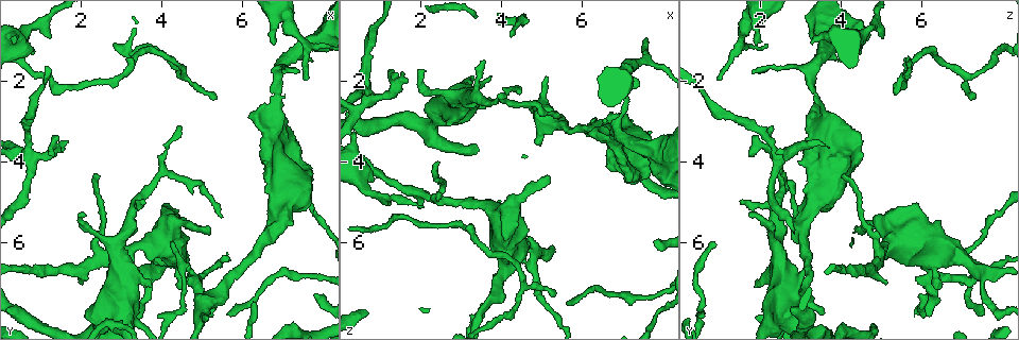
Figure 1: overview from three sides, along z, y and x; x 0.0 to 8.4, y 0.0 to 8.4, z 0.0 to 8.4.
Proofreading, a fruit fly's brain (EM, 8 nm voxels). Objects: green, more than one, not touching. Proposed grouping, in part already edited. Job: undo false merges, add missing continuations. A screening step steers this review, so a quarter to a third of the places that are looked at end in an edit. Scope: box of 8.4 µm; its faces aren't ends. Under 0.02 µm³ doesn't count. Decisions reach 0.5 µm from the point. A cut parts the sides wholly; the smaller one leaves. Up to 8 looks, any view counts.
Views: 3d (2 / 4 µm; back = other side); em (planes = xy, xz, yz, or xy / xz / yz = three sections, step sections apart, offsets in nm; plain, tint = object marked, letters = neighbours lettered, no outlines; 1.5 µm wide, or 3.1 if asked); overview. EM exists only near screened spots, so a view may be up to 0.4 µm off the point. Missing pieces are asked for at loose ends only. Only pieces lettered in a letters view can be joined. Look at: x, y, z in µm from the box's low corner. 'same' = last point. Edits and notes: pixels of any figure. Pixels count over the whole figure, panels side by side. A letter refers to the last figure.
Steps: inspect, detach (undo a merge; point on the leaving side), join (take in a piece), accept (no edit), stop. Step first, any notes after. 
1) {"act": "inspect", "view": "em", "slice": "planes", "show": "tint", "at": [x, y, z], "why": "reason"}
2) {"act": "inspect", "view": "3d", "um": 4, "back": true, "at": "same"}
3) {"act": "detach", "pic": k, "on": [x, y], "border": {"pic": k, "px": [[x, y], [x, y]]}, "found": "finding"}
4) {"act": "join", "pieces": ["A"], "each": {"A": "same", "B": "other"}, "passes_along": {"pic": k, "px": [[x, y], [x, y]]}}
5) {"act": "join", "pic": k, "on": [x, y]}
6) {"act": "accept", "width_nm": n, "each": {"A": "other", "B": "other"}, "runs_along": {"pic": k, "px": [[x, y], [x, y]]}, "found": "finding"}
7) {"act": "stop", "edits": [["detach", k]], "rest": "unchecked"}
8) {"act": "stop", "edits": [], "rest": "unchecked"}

{"act": "inspect", "view": "em", "slice": "yz", "step": 4, "show": "tint", "at": [2.05, 6.95, 5.15], "why": "free end"}

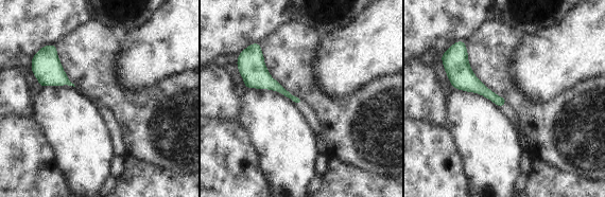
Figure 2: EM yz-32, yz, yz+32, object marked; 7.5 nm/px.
{"act": "inspect", "view": "em", "slice": "planes", "show": "letters", "at": "same"}

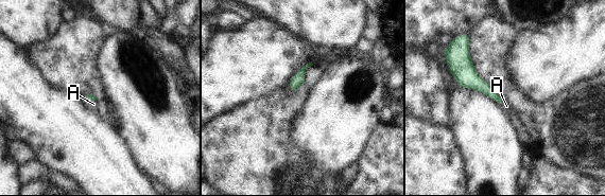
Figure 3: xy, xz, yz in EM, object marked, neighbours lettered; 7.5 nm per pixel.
{"act": "join", "pieces": ["A"], "each": {"A": "same"}, "passes_along": {"pic": 3, "px": [[90, 96], [91, 100], [93, 104]]}, "found": "it goes on there"}

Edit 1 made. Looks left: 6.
{"act": "inspect", "view": "overview", "why": "see it whole again"}

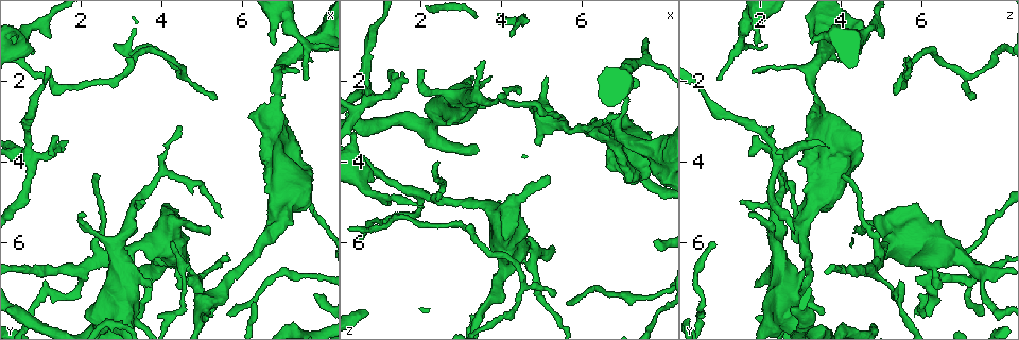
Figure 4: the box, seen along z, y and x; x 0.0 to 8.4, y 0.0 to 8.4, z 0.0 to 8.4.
{"act": "inspect", "view": "3d", "um": 4, "at": [4.45, 1.90, 7.30], "why": "sharp bend"}

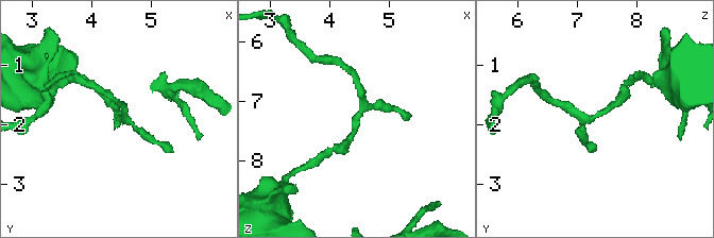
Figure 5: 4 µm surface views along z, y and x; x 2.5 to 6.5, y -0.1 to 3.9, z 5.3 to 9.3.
{"act": "inspect", "view": "em", "slice": "planes", "show": "tint", "at": [4.45, 1.90, 7.25]}

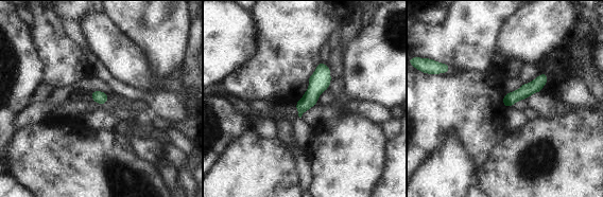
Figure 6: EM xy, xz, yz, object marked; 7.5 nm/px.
{"act": "inspect", "view": "em", "slice": "planes", "show": "letters", "at": "same"}

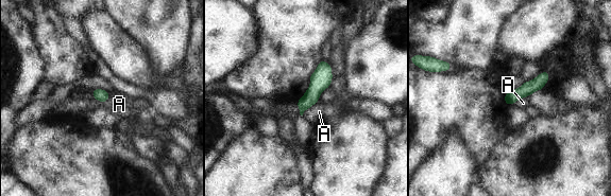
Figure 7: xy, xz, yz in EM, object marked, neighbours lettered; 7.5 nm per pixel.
{"act": "accept", "width_nm": 90, "each": {"A": "other"}, "border": {"pic": 7, "px": [[109, 94], [103, 102], [94, 98]]}, "found": "one neuron here"}

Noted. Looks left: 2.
{"act": "stop", "edits": [["join", 3]], "rest": "unchecked"}

